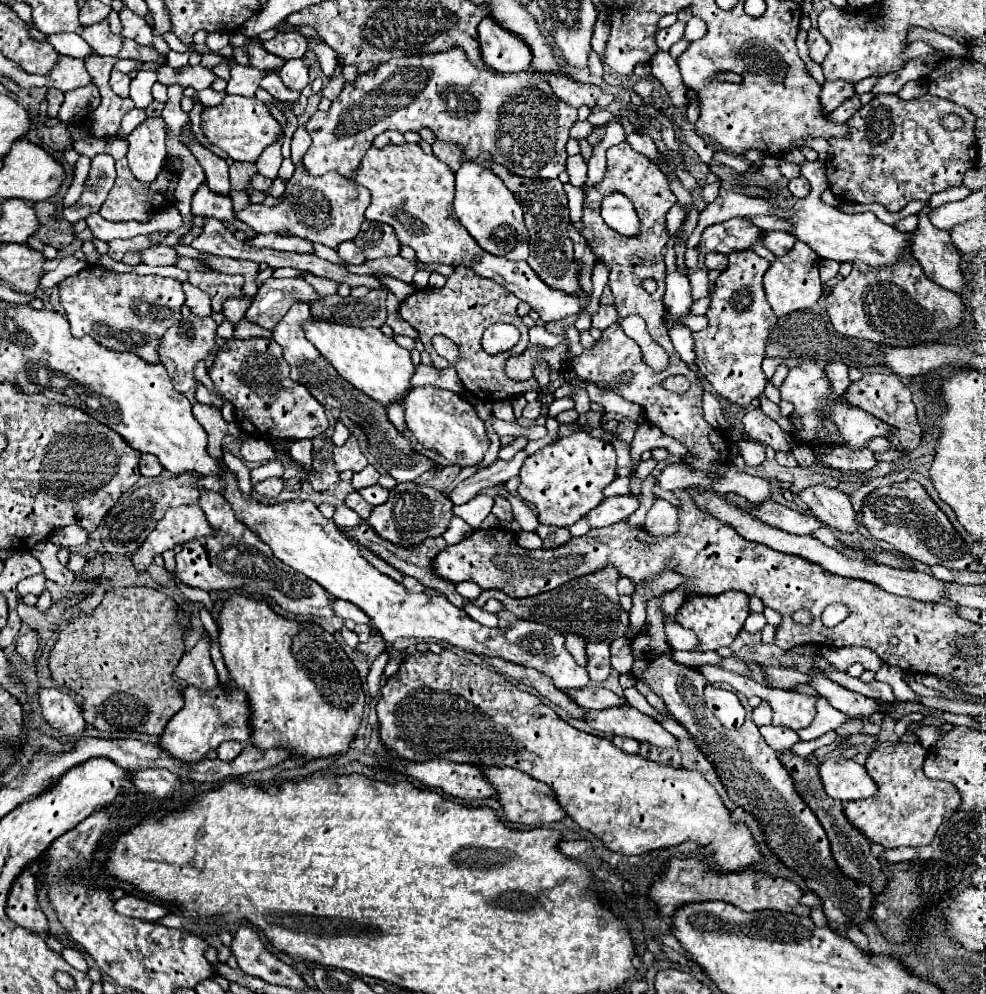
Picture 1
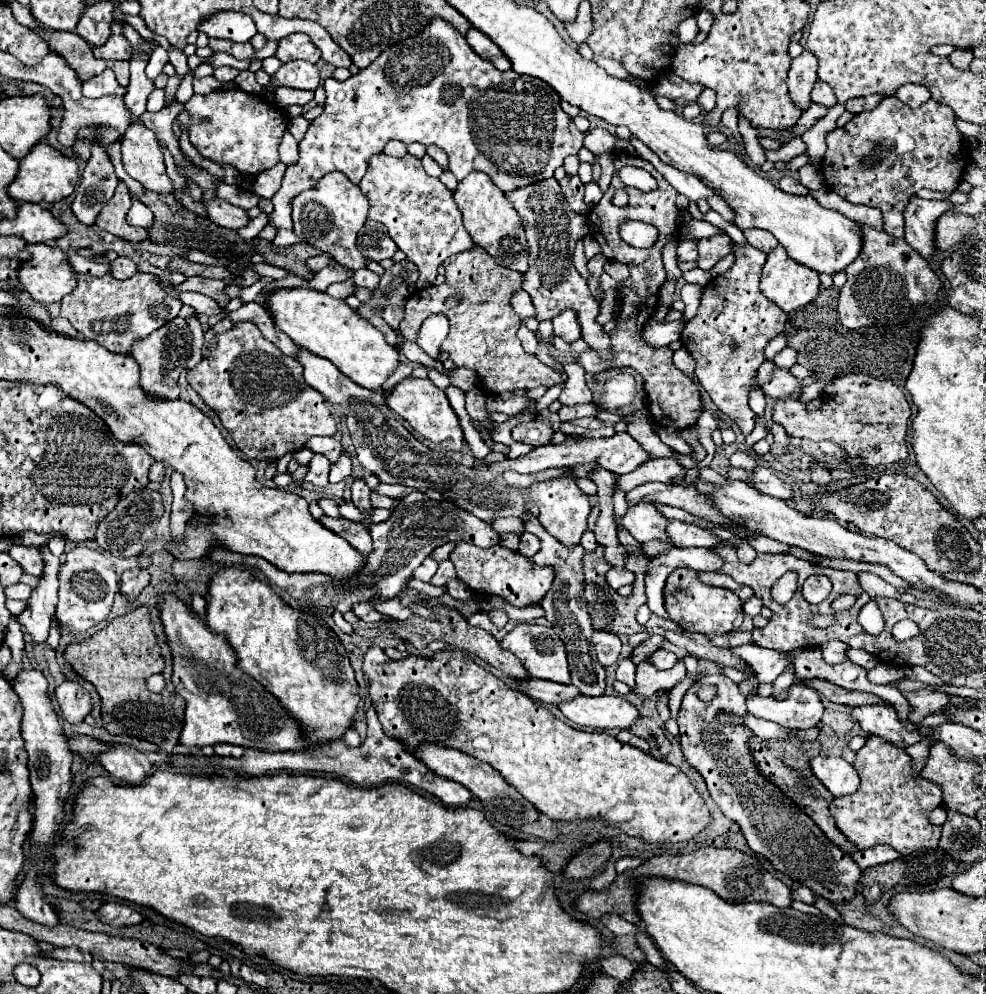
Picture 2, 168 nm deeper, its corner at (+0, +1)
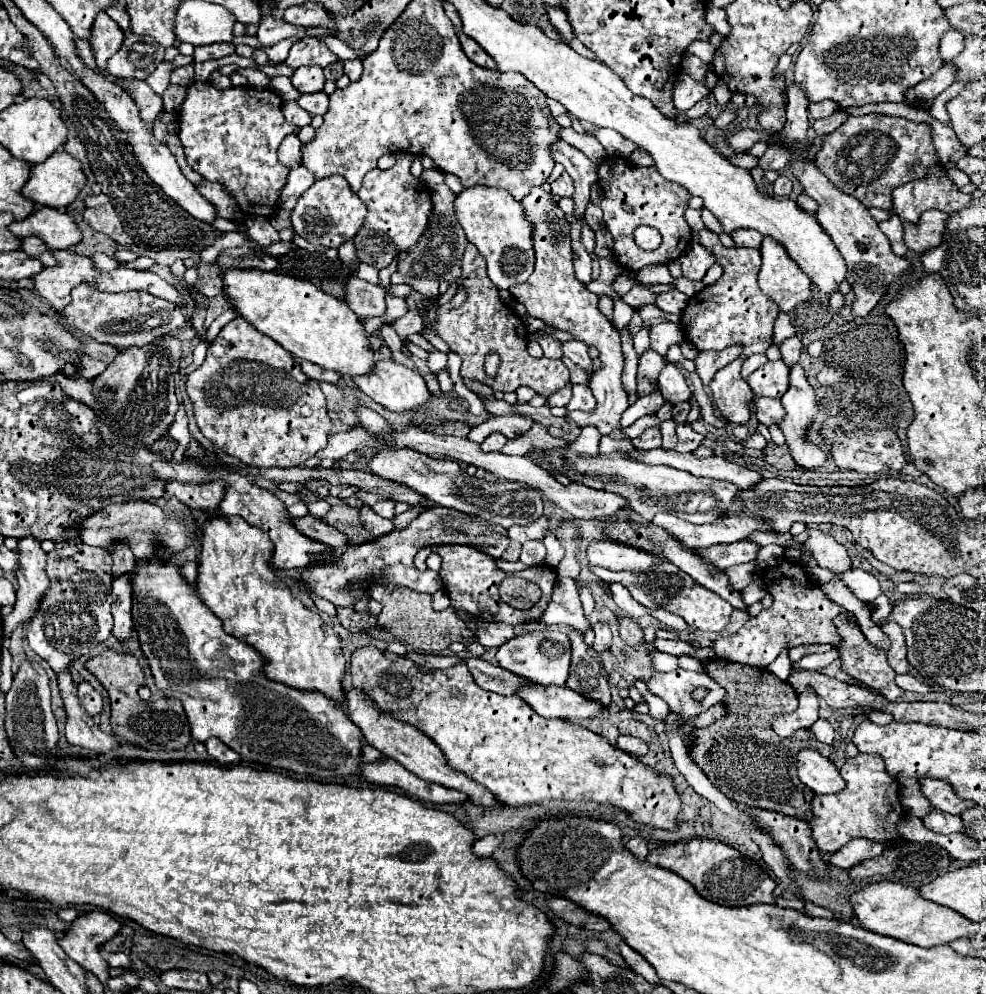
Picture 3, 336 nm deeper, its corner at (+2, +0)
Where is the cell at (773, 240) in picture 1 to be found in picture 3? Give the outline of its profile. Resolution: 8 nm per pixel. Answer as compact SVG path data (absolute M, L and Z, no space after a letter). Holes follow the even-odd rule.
M738 229L732 233L732 239L736 243L736 247L754 247L760 249L762 243L762 235L754 229Z

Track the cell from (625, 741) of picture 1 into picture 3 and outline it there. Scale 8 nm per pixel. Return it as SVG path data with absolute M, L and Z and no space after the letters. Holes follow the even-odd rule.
M620 735L618 737L618 749L634 755L634 757L642 757L648 753L648 745L642 739L630 737L630 735Z

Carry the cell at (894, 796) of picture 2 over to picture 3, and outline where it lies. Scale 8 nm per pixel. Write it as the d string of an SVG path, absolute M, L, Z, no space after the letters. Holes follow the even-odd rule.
M858 753L854 759L846 759L846 763L840 769L840 775L846 781L846 787L842 791L829 795L814 795L814 801L812 801L814 817L808 821L808 825L812 827L812 839L816 841L816 847L822 853L834 853L856 837L868 837L868 839L880 841L880 843L898 841L900 835L896 833L896 823L904 817L904 809L898 799L898 783L894 777L890 777L886 773L882 757L874 755L874 753L870 753L870 755Z

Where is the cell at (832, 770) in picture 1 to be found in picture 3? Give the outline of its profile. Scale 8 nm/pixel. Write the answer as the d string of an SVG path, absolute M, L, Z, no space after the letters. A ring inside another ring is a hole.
M802 749L798 753L796 765L800 781L814 793L824 795L824 793L838 793L844 789L844 779L840 777L840 771L834 767L830 759L822 757L818 751Z

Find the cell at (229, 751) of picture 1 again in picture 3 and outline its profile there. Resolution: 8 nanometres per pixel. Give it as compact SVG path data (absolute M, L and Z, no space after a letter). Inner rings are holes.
M208 739L206 741L206 749L208 749L208 755L220 763L220 765L228 765L228 763L236 763L240 759L240 755L236 751L232 751L230 747L226 747L220 739Z

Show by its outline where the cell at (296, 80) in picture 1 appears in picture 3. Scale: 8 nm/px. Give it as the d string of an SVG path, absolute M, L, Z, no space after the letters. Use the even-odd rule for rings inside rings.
M310 65L310 67L300 67L292 75L292 85L300 93L318 93L324 89L324 73L322 67Z

